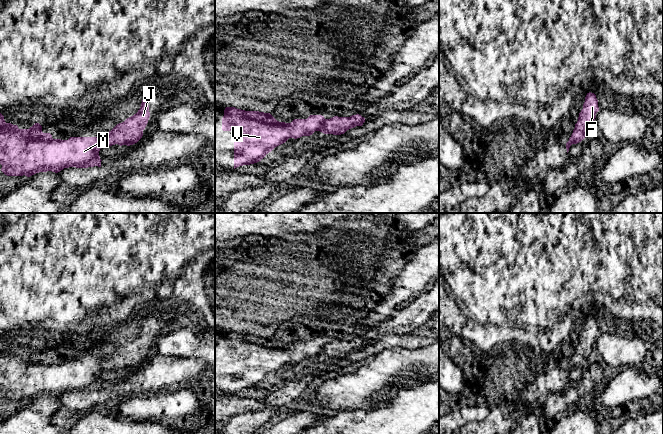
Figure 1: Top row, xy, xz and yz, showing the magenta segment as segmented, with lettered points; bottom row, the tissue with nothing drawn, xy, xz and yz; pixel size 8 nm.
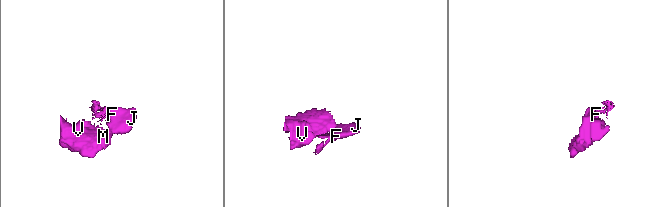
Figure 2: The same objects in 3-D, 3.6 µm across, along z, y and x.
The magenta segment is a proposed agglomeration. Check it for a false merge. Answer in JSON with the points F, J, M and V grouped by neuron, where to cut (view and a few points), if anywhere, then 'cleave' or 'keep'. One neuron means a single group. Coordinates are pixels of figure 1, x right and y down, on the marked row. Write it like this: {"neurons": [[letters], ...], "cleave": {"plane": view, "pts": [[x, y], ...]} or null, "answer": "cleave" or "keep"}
{"neurons": [["F", "J"], ["M", "V"]], "cleave": {"plane": "xz", "pts": [[326, 119], [319, 130]]}, "answer": "cleave"}

